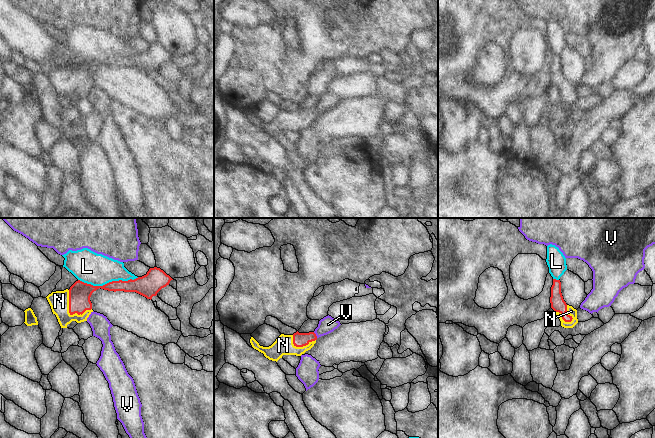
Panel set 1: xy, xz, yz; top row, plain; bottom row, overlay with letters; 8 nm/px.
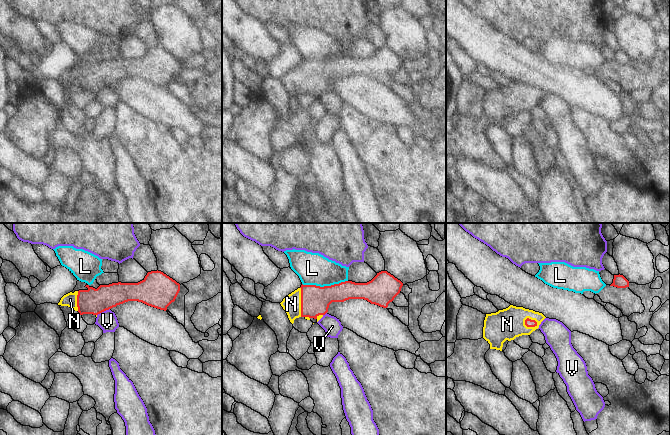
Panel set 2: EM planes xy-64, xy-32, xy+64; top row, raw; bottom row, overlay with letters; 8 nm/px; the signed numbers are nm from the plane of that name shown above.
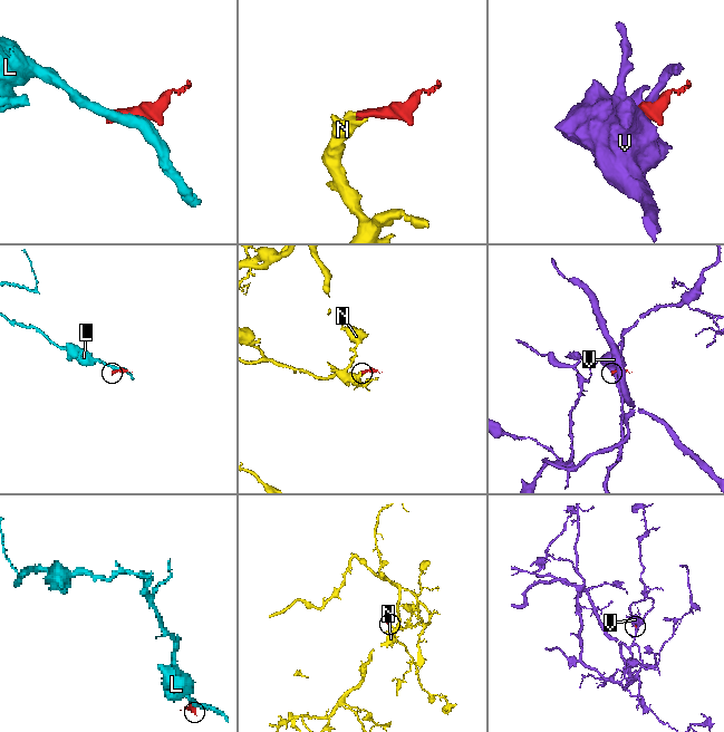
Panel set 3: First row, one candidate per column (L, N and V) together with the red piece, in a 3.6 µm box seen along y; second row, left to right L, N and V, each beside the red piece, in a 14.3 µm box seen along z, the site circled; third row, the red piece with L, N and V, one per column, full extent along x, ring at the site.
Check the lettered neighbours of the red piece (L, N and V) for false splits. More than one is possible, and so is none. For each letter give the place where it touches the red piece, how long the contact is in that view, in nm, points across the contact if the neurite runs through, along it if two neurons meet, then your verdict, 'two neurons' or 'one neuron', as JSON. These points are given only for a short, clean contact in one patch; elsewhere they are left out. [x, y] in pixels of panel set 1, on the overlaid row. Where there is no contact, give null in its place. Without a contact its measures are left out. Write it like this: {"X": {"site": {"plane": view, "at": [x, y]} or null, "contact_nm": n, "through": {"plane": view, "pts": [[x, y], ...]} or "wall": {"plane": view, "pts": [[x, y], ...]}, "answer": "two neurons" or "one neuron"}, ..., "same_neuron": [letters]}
{"L": {"site": {"plane": "xy", "at": [109, 282]}, "contact_nm": 480, "answer": "two neurons"}, "N": {"site": {"plane": "xy", "at": [69, 312]}, "contact_nm": 240, "through": {"plane": "xy", "pts": [[79, 293], [69, 312], [59, 301]]}, "answer": "one neuron"}, "V": {"site": {"plane": "xz", "at": [315, 335]}, "contact_nm": 60, "answer": "two neurons"}, "same_neuron": ["N"]}

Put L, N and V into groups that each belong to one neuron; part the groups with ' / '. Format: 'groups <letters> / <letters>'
groups L / N / V

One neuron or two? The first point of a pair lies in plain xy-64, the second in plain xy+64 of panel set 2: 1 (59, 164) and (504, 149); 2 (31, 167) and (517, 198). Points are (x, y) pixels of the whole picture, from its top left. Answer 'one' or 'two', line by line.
1: two
2: one

